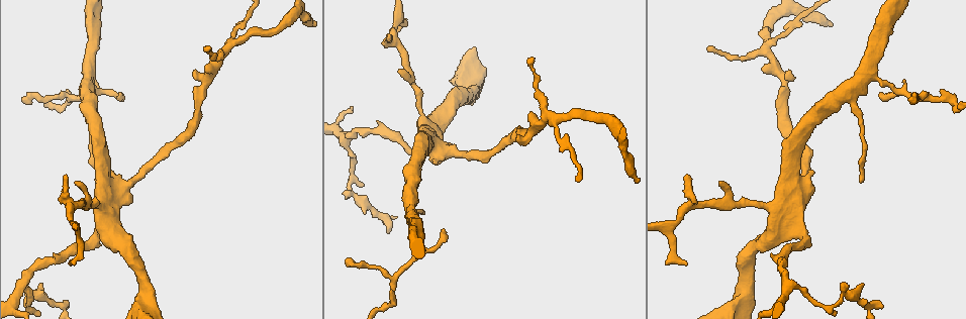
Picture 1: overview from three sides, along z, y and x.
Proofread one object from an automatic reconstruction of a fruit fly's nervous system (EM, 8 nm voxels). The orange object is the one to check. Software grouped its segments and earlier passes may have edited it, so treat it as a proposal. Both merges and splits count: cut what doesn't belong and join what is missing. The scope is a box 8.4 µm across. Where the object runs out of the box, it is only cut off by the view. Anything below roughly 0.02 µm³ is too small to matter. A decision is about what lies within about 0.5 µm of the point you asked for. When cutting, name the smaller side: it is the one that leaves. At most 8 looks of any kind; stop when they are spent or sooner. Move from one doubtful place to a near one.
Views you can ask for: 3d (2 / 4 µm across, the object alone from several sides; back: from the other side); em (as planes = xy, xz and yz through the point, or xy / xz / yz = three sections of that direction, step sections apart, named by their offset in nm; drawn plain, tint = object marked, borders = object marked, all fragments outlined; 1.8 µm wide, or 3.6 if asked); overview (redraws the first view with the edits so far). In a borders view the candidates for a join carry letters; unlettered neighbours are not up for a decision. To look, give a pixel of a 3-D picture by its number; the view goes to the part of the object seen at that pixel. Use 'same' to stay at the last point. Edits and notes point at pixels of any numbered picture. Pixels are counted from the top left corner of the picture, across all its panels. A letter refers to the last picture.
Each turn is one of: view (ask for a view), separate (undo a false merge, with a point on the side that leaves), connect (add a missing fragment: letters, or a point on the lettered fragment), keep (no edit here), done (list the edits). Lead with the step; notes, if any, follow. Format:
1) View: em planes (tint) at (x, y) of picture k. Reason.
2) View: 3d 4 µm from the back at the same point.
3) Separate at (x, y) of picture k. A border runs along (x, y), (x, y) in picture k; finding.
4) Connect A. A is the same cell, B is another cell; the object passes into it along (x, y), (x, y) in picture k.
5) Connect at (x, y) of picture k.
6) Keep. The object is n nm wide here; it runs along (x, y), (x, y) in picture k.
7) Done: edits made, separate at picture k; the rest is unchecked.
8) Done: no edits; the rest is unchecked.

View: 3d 4 µm at (207, 46) of picture 1. Thin end.

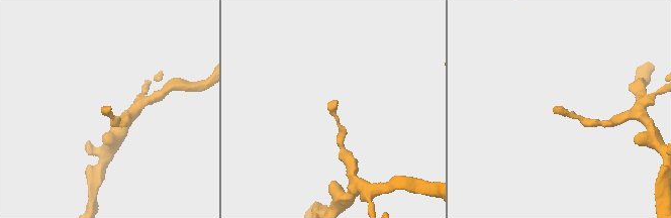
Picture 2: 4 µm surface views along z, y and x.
View: em planes (borders) at (329, 102) of picture 2.

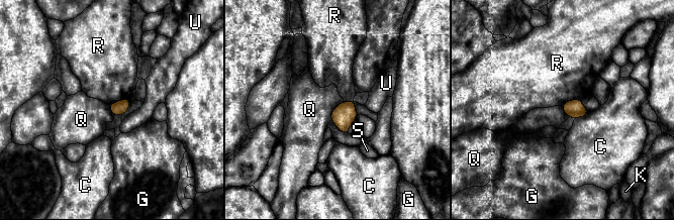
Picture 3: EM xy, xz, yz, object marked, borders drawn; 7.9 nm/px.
Keep. C, G, K, Q, R, S and U are other cells; a border runs along (344, 102), (335, 107), (330, 119) in picture 3; none of them fits.

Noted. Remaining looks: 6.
View: em yz step 4 (tint) at (685, 263) of picture 1. Free end.

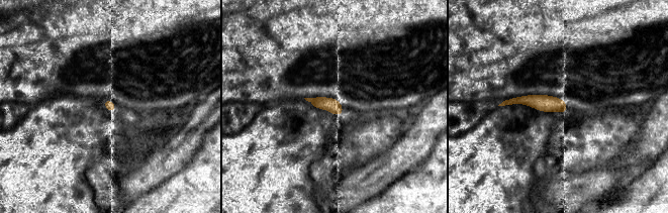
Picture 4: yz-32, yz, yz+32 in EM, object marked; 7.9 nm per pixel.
View: em planes (borders) at the same point. Cut it another way.

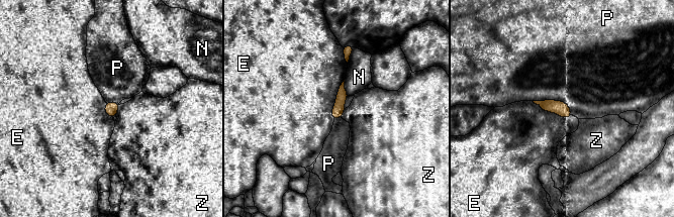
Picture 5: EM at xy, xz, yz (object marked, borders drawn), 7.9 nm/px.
Keep. E, N, P and Z are other cells; a border runs along (344, 79), (331, 110), (332, 119) in picture 5; no lettered fragment goes on from it.

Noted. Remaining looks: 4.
View: 3d 4 µm at (719, 182) of picture 1. Thin end.

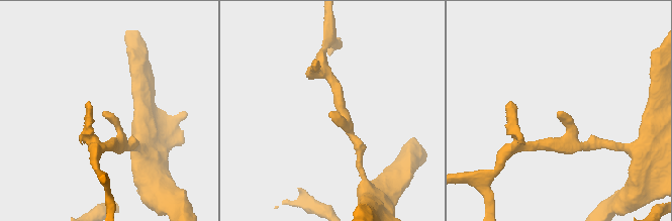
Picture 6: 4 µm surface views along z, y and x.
View: em planes (borders) at (557, 114) of picture 6. Shape alone is not enough.

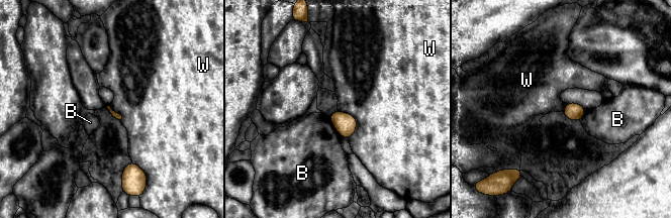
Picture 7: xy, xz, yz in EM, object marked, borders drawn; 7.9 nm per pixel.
Keep. The longest contact is with W, 260 nm; B and W are other cells; a border runs along (338, 109), (356, 119), (349, 138) in picture 7; no lettered fragment goes on from it.

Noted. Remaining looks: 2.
Done: no edits; the rest is unchecked.

